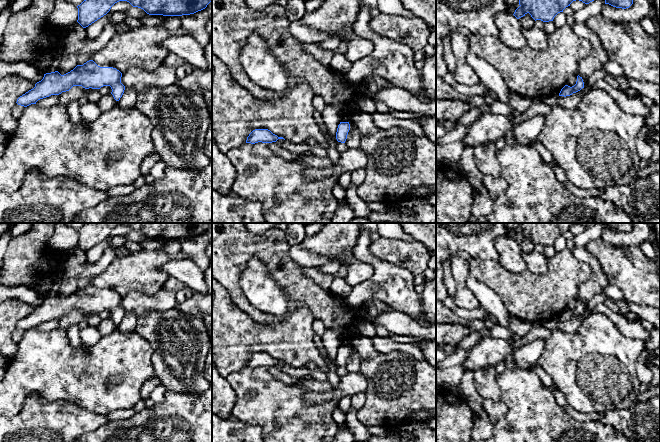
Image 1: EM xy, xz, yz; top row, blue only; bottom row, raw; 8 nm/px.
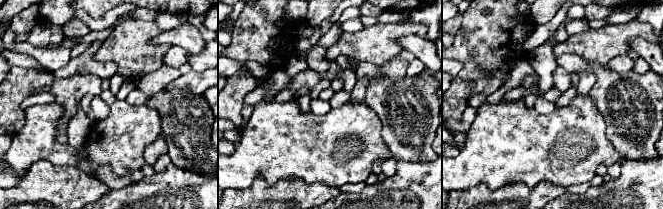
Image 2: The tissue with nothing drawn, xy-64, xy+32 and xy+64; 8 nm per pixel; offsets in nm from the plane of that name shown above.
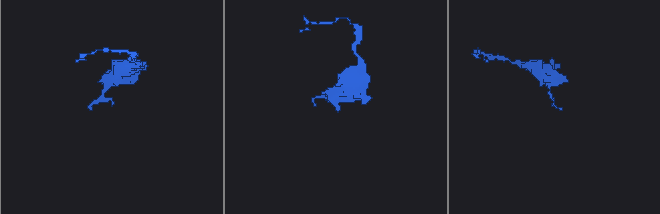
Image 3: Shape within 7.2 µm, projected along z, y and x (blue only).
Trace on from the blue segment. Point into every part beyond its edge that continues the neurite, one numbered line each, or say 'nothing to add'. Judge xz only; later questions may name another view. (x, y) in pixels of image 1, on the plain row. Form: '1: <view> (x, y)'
nothing to add

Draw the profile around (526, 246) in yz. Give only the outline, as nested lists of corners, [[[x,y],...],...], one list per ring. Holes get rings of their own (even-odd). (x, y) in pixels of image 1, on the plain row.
[[[529,237],[525,238],[523,241],[518,243],[522,253],[530,253],[534,251],[535,244],[531,241]]]

